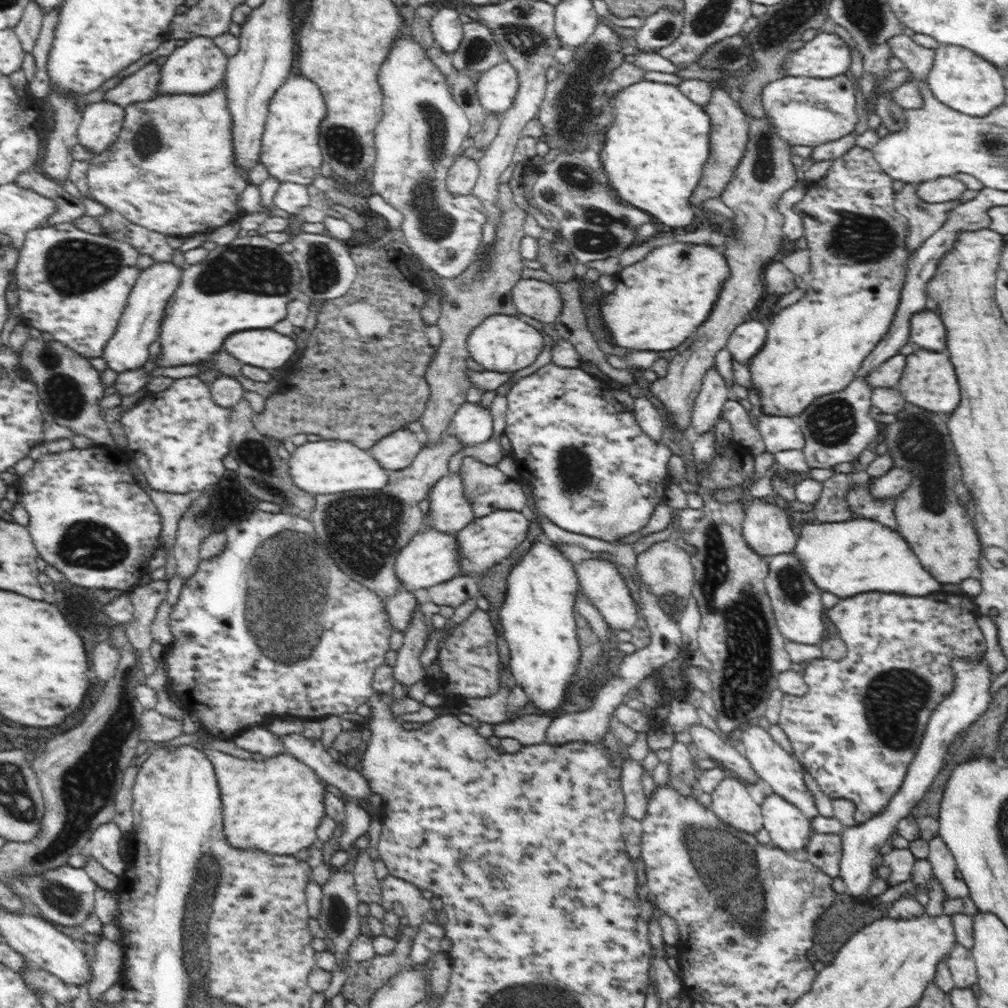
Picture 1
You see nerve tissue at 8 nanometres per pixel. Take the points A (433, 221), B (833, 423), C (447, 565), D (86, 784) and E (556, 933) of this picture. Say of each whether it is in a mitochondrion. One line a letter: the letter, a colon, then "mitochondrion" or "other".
A: mitochondrion
B: mitochondrion
C: other
D: mitochondrion
E: other

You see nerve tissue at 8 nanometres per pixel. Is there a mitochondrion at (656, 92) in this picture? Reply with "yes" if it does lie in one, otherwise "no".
no

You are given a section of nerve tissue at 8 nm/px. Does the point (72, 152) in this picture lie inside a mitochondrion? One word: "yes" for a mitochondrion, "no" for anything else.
no

